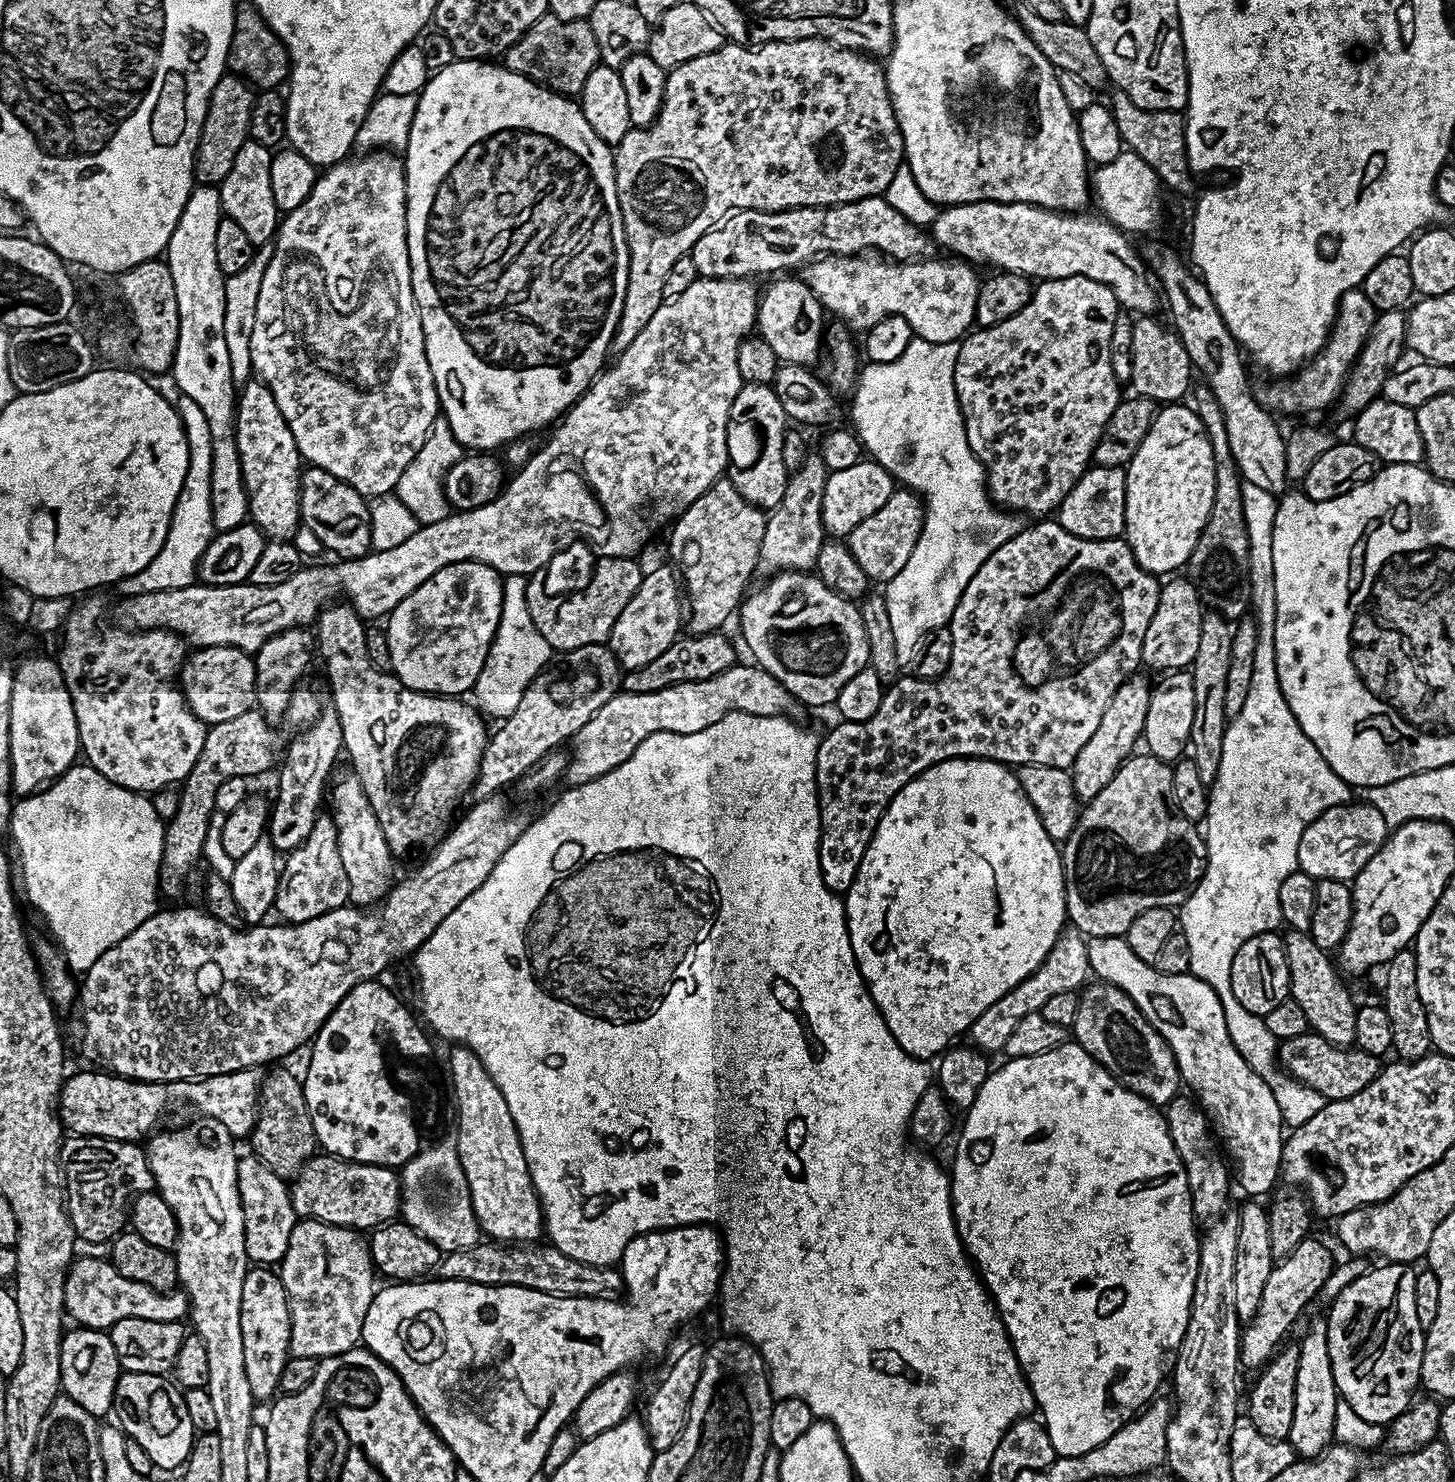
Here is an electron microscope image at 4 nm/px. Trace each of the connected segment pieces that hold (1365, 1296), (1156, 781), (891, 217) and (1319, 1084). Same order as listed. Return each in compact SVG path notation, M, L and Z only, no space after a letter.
M1384 1262L1379 1265L1381 1268L1369 1267L1358 1278L1354 1278L1354 1282L1350 1282L1350 1286L1343 1288L1337 1294L1336 1299L1331 1301L1332 1308L1326 1313L1328 1322L1328 1345L1330 1346L1330 1366L1334 1370L1334 1382L1336 1383L1336 1391L1339 1399L1345 1400L1354 1410L1354 1414L1358 1414L1358 1418L1362 1418L1366 1422L1374 1422L1375 1424L1383 1424L1385 1426L1392 1423L1394 1418L1401 1416L1413 1403L1414 1397L1420 1388L1420 1371L1422 1370L1422 1354L1424 1353L1424 1333L1425 1328L1418 1322L1418 1313L1414 1306L1414 1282L1416 1281L1417 1269L1412 1264L1393 1264Z
M1133 754L1120 765L1120 769L1114 774L1114 778L1110 778L1110 782L1106 782L1106 786L1102 786L1102 790L1098 790L1096 796L1091 797L1087 801L1088 804L1079 809L1076 817L1076 825L1070 835L1062 842L1062 855L1064 858L1064 897L1066 898L1066 910L1068 911L1067 919L1070 921L1071 927L1077 928L1079 932L1084 933L1088 938L1099 938L1101 936L1124 936L1130 930L1130 922L1134 922L1134 918L1138 918L1138 914L1142 914L1151 908L1170 908L1175 909L1177 906L1183 905L1188 895L1196 889L1196 884L1202 878L1204 867L1208 861L1208 846L1205 837L1202 835L1193 821L1187 818L1176 809L1172 802L1172 791L1174 790L1174 778L1172 777L1172 764L1167 760L1159 760L1151 754Z
M871 196L870 198L862 198L858 202L850 202L849 204L831 204L828 208L791 208L790 210L782 210L781 212L763 212L762 210L746 210L745 212L733 212L727 220L716 225L715 228L706 230L706 234L702 234L702 238L698 238L698 242L694 242L691 250L691 255L694 258L694 270L697 277L700 278L738 278L739 276L745 278L755 277L755 272L776 272L772 274L784 274L787 268L799 269L801 266L807 265L809 262L817 259L821 254L830 256L854 256L857 254L868 253L879 254L893 262L911 262L921 258L928 258L933 255L934 245L931 235L923 227L911 224L902 214L894 210L890 206L890 202L885 200L884 196Z
M1309 1030L1279 1045L1278 1064L1299 1084L1310 1086L1310 1090L1318 1090L1325 1101L1330 1101L1345 1100L1358 1094L1358 1090L1366 1090L1366 1086L1370 1086L1370 1082L1374 1082L1380 1073L1382 1060L1381 1057L1361 1052L1355 1046L1344 1047L1326 1042L1326 1038Z

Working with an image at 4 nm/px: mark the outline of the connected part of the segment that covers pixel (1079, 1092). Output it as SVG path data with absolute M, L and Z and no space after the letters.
M1065 1042L1056 1048L1046 1050L1042 1054L1023 1056L1022 1058L1008 1058L1003 1061L1001 1068L993 1067L988 1073L986 1082L982 1082L982 1090L978 1090L978 1098L963 1113L964 1125L959 1125L960 1141L956 1144L956 1157L950 1167L950 1179L952 1181L952 1213L956 1219L956 1229L960 1235L960 1241L964 1243L964 1250L969 1260L974 1262L974 1267L980 1273L980 1279L984 1281L984 1287L988 1295L996 1303L1002 1322L1006 1326L1006 1334L1012 1343L1014 1354L1018 1358L1020 1368L1028 1379L1028 1385L1032 1396L1036 1399L1036 1408L1042 1417L1045 1430L1050 1434L1050 1442L1054 1446L1057 1456L1077 1456L1086 1454L1086 1450L1094 1450L1094 1446L1102 1446L1106 1438L1113 1436L1124 1423L1137 1415L1157 1395L1160 1383L1165 1383L1166 1377L1171 1373L1172 1365L1176 1363L1176 1347L1182 1342L1182 1334L1186 1334L1186 1322L1190 1322L1190 1302L1194 1298L1194 1281L1198 1279L1198 1254L1200 1253L1201 1233L1196 1232L1198 1221L1192 1209L1190 1198L1190 1186L1186 1182L1186 1166L1182 1166L1182 1158L1174 1146L1174 1138L1168 1133L1168 1123L1164 1120L1163 1111L1157 1105L1150 1103L1146 1098L1134 1094L1118 1078L1110 1075L1098 1061L1088 1053L1081 1044Z

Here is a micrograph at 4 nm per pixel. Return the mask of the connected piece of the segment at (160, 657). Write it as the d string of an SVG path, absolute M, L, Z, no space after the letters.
M84 598L79 601L80 605L73 607L69 611L62 624L62 633L64 632L64 641L60 644L60 656L58 663L62 670L62 678L66 682L66 690L70 690L70 702L74 706L74 714L78 722L78 738L80 739L80 750L83 759L98 774L102 774L110 782L114 782L123 788L129 788L131 792L141 794L155 794L164 789L171 789L179 785L194 770L194 762L198 762L198 754L202 754L202 742L206 725L190 710L188 703L184 701L184 693L177 683L180 675L180 669L184 667L186 659L186 644L181 637L174 632L168 632L165 628L149 628L147 630L129 630L127 627L115 628L108 621L108 616L104 613L104 604L96 598Z

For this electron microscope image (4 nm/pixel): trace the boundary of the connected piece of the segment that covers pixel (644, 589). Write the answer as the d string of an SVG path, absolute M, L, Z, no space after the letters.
M671 567L668 568L652 568L649 572L647 569L641 575L634 598L626 602L626 610L622 610L622 614L618 614L618 622L614 622L614 630L606 643L615 654L621 669L646 666L646 662L658 658L658 654L662 654L662 650L666 650L681 635L682 584L677 573Z

